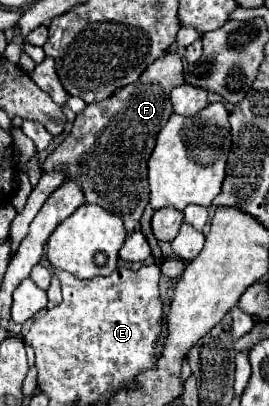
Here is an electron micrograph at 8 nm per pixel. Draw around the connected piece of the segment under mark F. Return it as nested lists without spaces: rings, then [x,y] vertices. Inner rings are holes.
[[[164,51],[162,57],[158,57],[136,83],[116,91],[116,95],[108,97],[106,101],[90,103],[76,117],[70,135],[48,155],[44,169],[50,171],[54,167],[64,167],[68,171],[66,179],[76,179],[80,183],[86,195],[86,203],[98,203],[106,211],[112,211],[114,215],[122,217],[128,231],[134,231],[134,227],[140,223],[144,207],[148,205],[148,155],[152,153],[152,145],[156,143],[156,133],[168,121],[168,115],[172,115],[170,91],[182,83],[182,57],[174,51]]]

